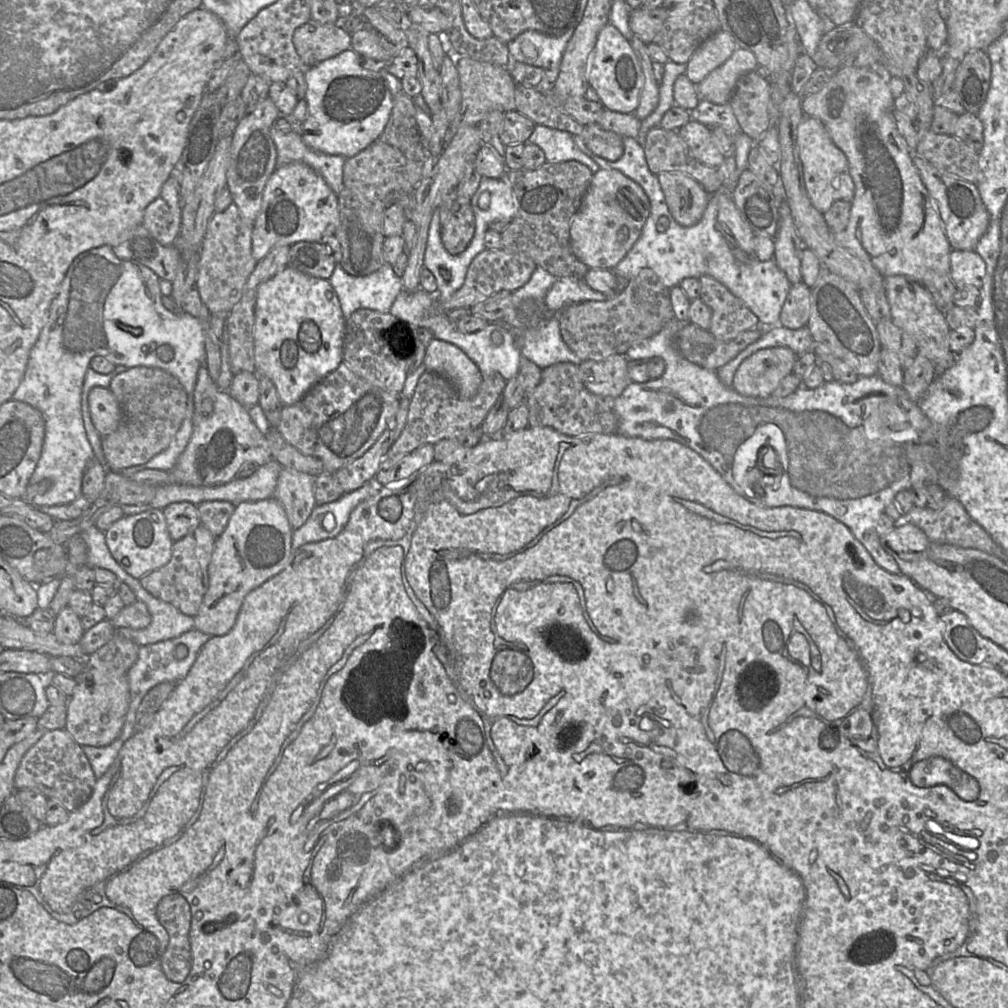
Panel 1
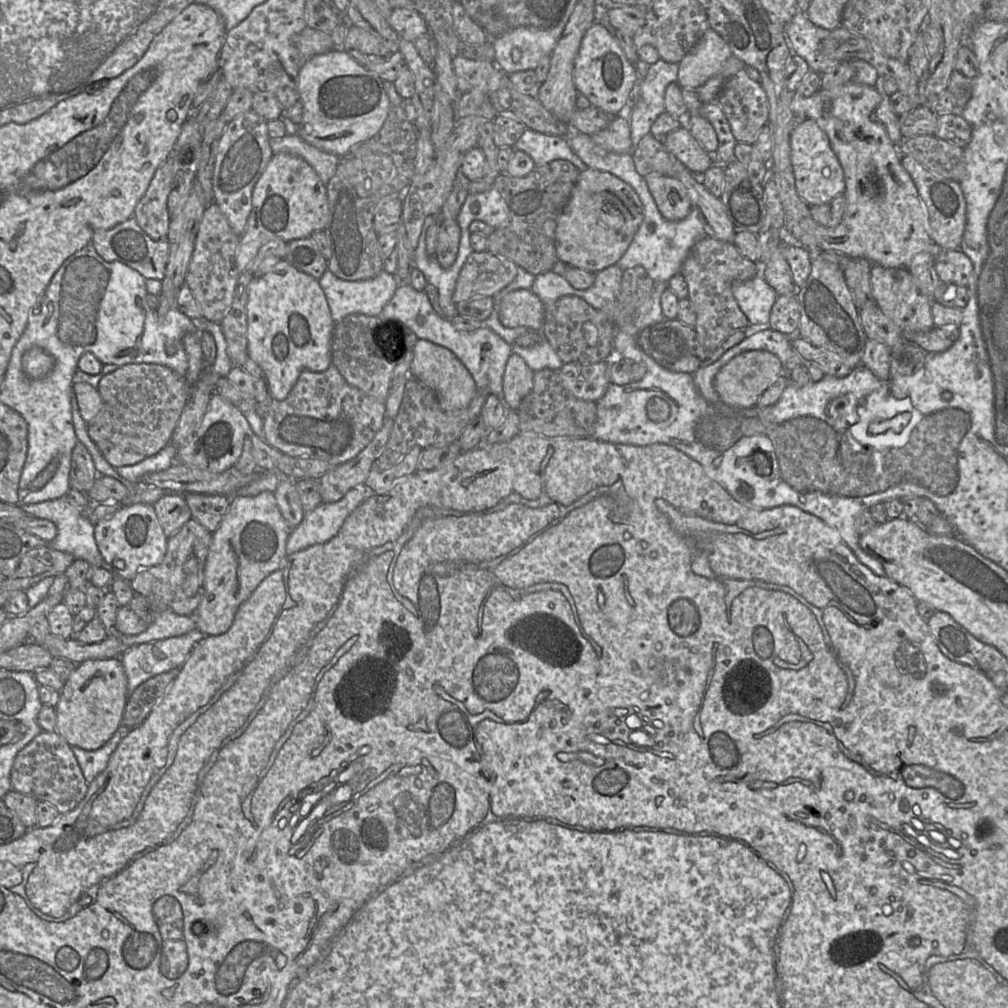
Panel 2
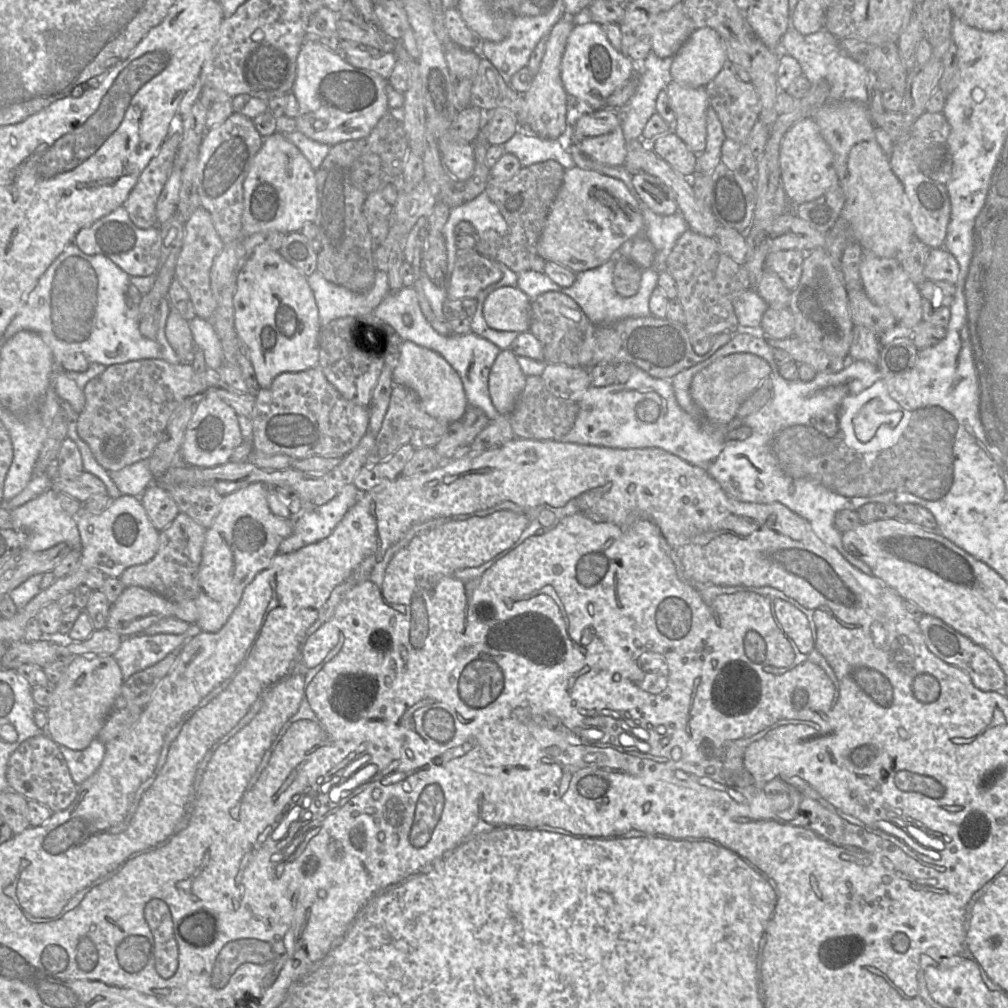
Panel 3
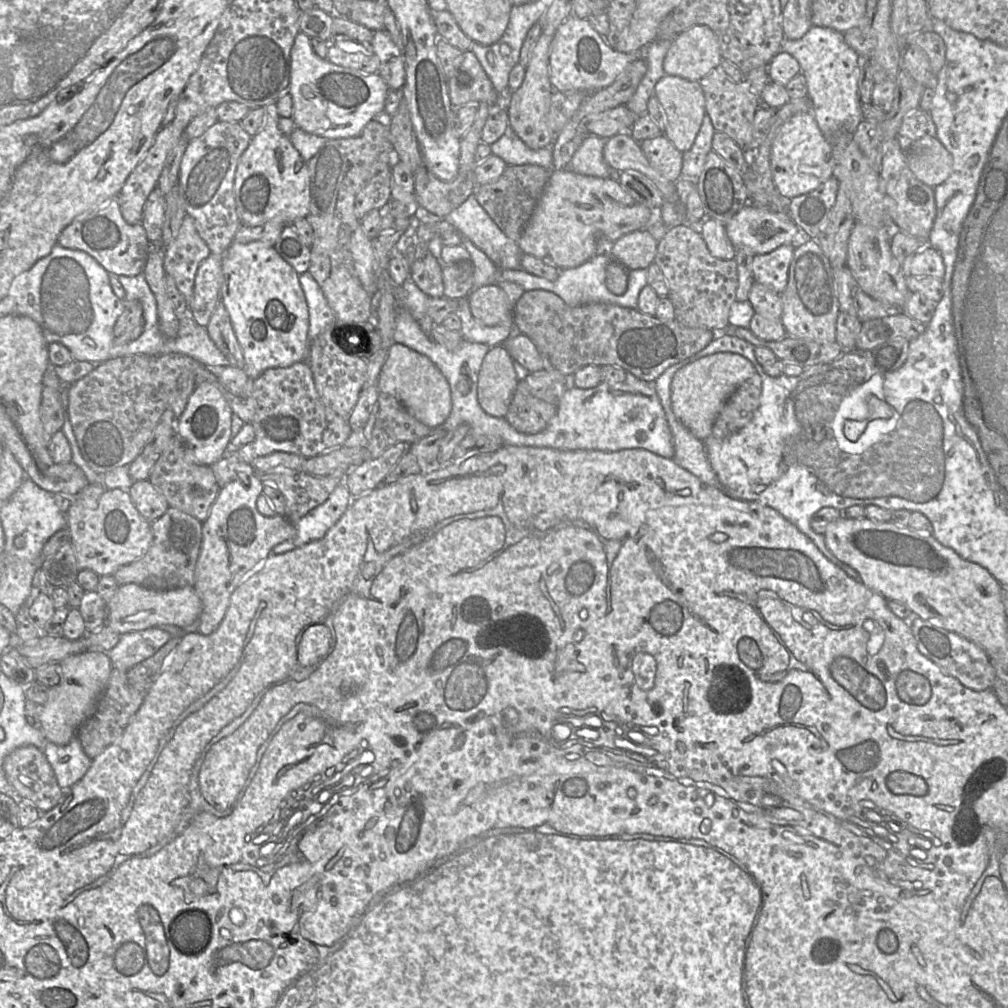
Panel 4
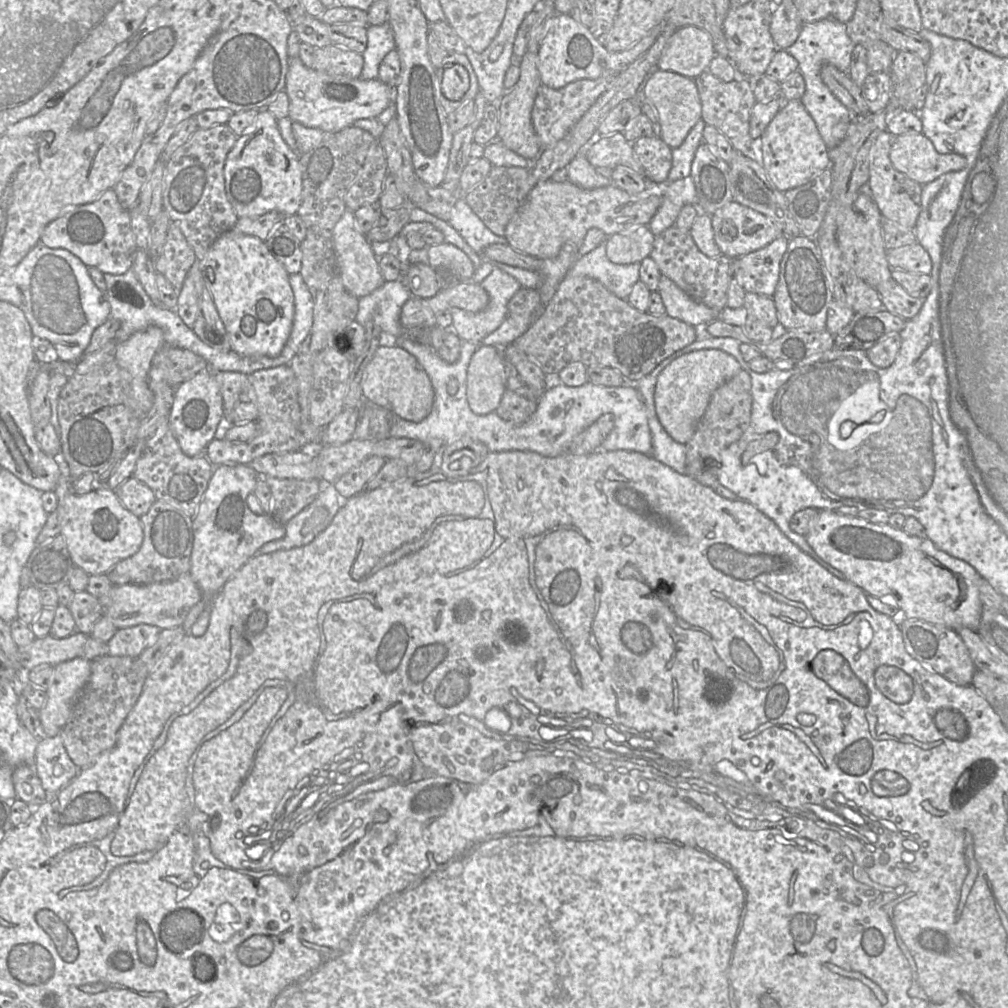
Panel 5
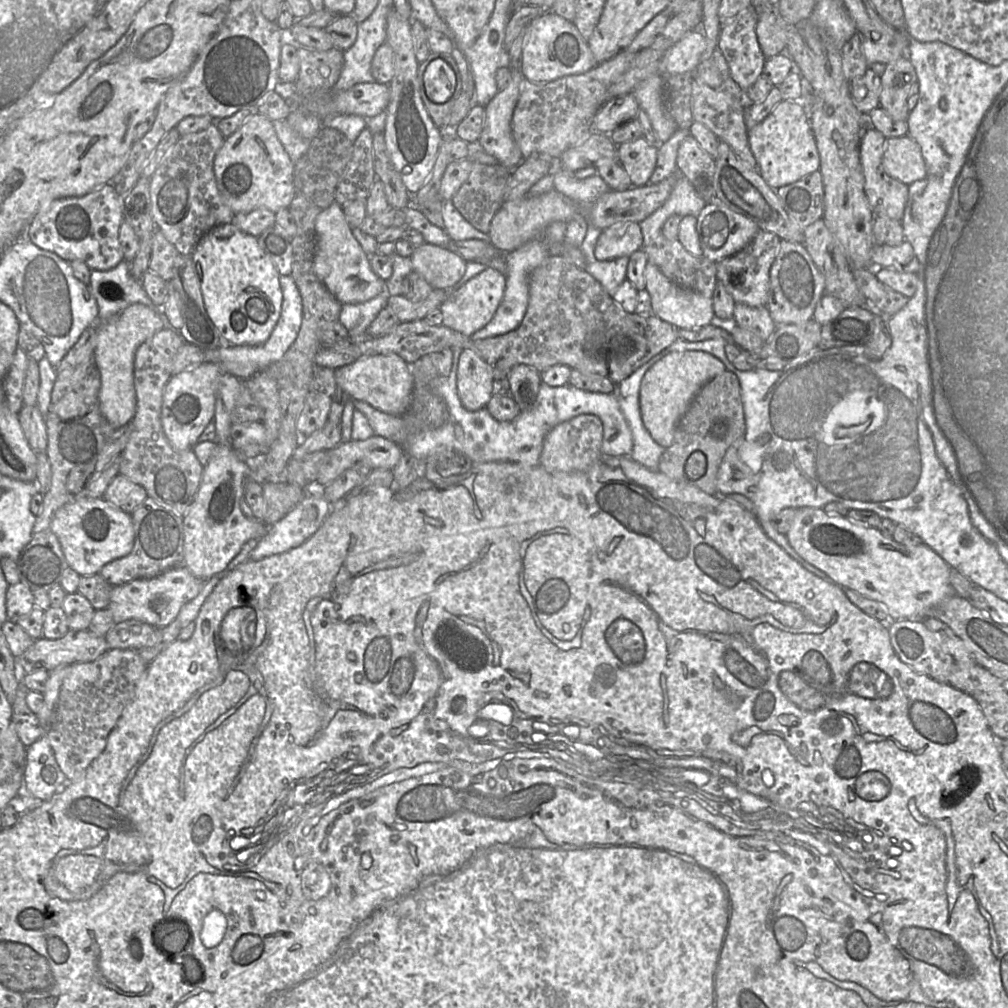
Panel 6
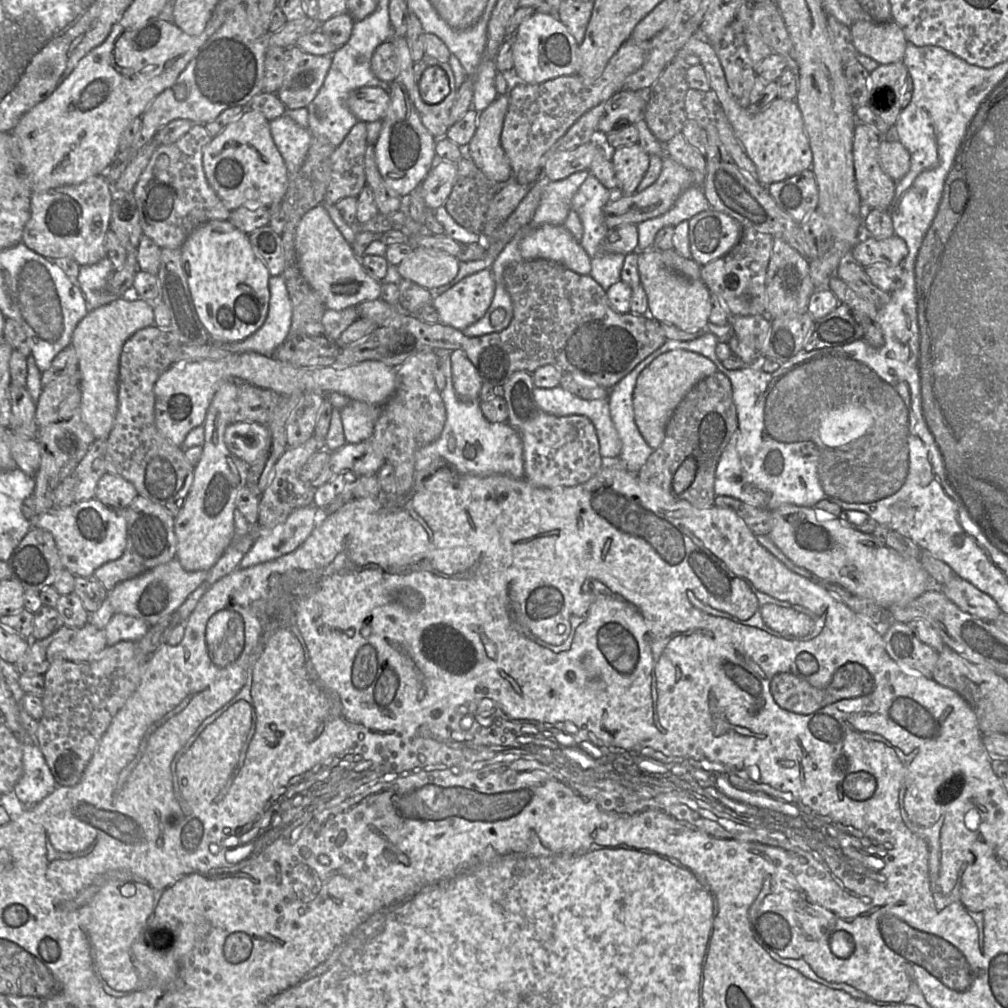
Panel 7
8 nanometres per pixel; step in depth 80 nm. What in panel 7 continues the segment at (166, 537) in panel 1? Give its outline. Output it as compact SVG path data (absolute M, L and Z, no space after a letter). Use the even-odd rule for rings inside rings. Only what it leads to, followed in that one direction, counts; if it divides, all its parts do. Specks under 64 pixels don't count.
M98 499L73 503L60 509L50 509L38 518L31 517L31 523L49 531L55 540L61 562L65 569L75 576L88 577L103 564L118 559L124 552L126 546L126 509L110 508Z

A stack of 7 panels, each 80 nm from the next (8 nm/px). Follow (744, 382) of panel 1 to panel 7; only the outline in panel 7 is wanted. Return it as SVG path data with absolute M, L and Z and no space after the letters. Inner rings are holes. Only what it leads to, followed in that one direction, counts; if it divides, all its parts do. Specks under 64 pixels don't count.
M672 350L657 356L638 376L633 393L634 420L647 444L658 448L666 425L685 395L702 379L718 372L709 358L686 350Z

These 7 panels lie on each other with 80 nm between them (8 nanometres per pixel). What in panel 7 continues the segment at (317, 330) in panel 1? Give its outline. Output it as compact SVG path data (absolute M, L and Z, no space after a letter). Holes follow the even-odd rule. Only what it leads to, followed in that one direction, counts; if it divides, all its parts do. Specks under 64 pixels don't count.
M212 220L195 228L179 250L196 312L214 343L241 342L264 324L271 274L255 254L248 234L230 220Z

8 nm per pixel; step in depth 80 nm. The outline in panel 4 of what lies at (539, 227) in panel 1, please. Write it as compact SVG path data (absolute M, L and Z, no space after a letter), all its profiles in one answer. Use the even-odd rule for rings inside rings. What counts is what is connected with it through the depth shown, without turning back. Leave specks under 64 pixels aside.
M536 164L509 165L496 181L477 186L473 195L504 234L518 245L554 169Z

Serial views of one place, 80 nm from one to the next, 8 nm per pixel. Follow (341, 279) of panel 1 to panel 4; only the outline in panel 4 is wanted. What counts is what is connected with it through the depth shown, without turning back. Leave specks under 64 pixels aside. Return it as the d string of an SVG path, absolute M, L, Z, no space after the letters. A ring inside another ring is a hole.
M309 272L299 275L299 282L304 291L309 311L309 340L312 341L330 323L335 314L329 306L319 284Z

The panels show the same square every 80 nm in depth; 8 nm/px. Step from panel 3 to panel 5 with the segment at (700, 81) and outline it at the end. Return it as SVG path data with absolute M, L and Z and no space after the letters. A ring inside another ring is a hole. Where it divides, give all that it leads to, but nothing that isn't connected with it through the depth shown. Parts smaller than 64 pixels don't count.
M684 26L672 33L656 67L694 79L707 71L715 56L712 37L706 30Z

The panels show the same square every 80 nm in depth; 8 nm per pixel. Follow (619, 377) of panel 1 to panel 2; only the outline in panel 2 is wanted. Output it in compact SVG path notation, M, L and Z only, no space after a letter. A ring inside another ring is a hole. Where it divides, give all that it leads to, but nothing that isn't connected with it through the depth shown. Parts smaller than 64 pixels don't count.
M609 362L568 363L558 369L564 388L575 397L597 402L611 385L607 379Z

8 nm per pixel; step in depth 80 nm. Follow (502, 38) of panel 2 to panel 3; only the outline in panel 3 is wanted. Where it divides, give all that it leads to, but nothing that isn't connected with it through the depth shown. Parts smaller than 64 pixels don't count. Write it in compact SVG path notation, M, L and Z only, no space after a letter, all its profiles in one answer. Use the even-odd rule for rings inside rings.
M558 3L551 11L540 16L519 16L514 15L510 25L508 35L498 42L484 41L479 49L466 49L475 52L480 57L489 60L499 71L501 77L507 84L510 84L510 78L520 69L527 67L530 56L537 44L544 39L558 21L564 16L562 13L562 3Z

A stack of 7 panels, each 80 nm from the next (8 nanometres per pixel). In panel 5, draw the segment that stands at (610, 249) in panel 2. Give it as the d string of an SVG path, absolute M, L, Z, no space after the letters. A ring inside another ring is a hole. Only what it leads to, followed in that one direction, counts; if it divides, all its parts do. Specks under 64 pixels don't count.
M549 178L539 181L530 191L526 201L506 226L504 237L507 244L519 252L536 258L549 259L557 256L564 246L579 247L584 241L587 232L592 228L599 229L607 236L610 236L637 226L648 227L661 202L662 192L661 188L658 187L651 187L638 194L630 194L613 184L594 189L584 189L568 180L558 182Z

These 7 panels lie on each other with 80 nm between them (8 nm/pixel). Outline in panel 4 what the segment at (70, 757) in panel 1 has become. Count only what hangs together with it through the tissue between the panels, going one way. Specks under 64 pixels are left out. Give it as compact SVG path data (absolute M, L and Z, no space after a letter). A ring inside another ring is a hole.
M26 745L4 760L5 776L17 799L29 800L43 813L59 804L64 791L42 749Z

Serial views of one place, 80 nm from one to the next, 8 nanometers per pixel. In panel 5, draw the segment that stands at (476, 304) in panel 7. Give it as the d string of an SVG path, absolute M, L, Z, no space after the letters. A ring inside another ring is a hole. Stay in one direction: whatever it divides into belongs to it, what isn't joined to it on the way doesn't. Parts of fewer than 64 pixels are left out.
M495 267L480 283L489 295L487 307L480 312L470 312L453 307L450 309L452 329L462 341L481 343L494 332L508 316L508 303L522 288L509 274Z

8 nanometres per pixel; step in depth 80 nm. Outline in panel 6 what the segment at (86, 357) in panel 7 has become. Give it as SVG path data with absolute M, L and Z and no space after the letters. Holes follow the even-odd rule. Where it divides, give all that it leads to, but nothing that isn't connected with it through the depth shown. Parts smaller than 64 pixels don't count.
M141 303L130 304L119 314L106 320L99 320L95 327L96 343L93 356L101 381L98 393L99 408L114 429L126 425L135 415L136 399L133 385L135 352L142 343L163 328L159 314Z

